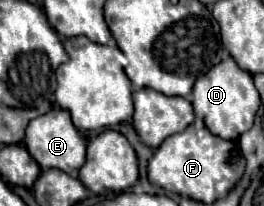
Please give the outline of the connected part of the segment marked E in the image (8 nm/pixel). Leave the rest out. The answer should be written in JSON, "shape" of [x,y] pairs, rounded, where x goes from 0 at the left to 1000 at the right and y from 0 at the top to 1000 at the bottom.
{"shape":[[[197,524],[189,544],[114,583],[114,602],[98,612],[91,709],[98,709],[98,728],[114,728],[114,757],[159,806],[159,825],[212,816],[265,854],[295,854],[295,825],[303,825],[303,806],[318,786],[318,748],[326,748],[326,680],[288,631],[288,612],[265,592],[265,544],[235,534],[235,524]]]}

